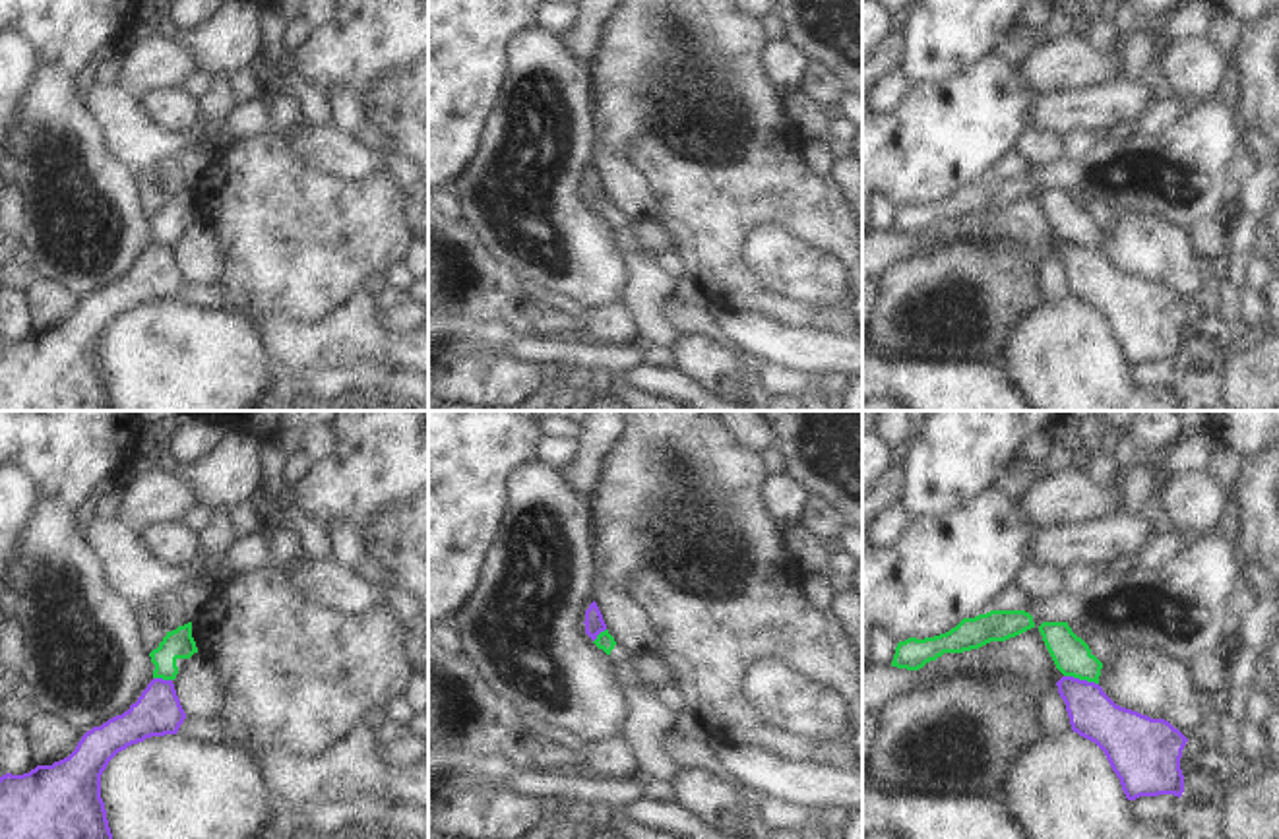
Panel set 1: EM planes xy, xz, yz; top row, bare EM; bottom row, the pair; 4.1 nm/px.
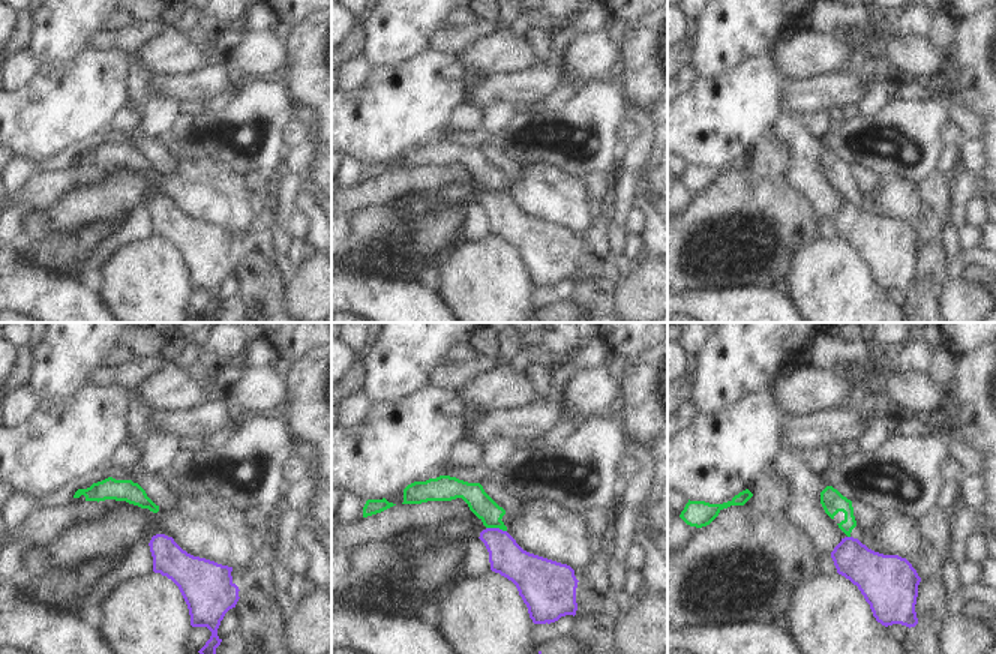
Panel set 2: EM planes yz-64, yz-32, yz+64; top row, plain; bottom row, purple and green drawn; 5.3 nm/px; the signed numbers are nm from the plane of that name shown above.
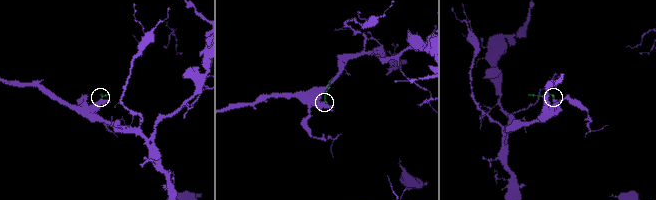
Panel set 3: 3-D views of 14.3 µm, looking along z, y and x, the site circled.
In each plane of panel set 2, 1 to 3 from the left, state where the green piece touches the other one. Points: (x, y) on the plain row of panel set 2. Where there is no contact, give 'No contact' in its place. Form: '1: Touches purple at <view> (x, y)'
1: No contact
2: Touches purple at yz-32 (497, 192)
3: No contact

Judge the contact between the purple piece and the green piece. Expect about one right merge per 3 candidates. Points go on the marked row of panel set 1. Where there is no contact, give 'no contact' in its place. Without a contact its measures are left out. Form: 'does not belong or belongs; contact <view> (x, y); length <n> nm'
does not belong; contact yz (1082, 681); length 150 nm

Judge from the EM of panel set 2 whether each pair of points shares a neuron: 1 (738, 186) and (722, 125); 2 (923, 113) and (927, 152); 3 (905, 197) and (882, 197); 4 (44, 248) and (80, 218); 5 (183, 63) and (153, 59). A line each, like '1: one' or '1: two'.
1: two
2: one
3: one
4: two
5: one

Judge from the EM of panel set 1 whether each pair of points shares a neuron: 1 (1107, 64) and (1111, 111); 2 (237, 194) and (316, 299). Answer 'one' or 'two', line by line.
1: two
2: one

